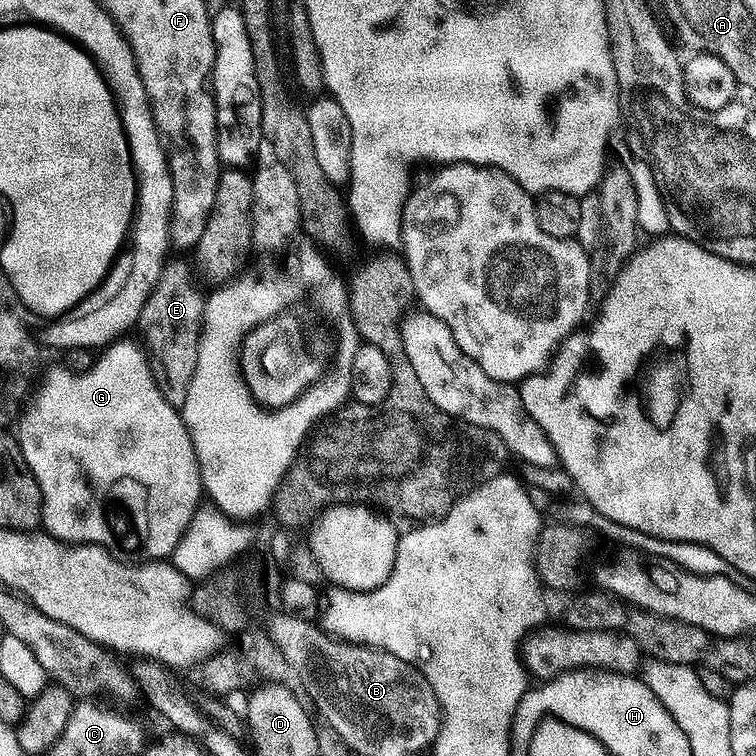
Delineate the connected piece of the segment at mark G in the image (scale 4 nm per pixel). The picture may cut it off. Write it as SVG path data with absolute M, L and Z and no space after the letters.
M121 338L105 347L84 371L75 367L52 368L39 381L34 395L27 401L22 415L19 417L20 429L14 435L26 458L28 468L40 487L42 494L42 524L48 535L63 540L65 544L97 544L106 549L118 560L128 562L164 562L169 559L178 546L180 535L190 526L190 520L202 507L202 497L205 495L204 483L200 481L198 458L194 454L194 442L190 442L190 434L184 425L183 415L162 394L160 384L156 381L156 373L152 370L152 361L145 349L139 343L131 344L128 338Z

